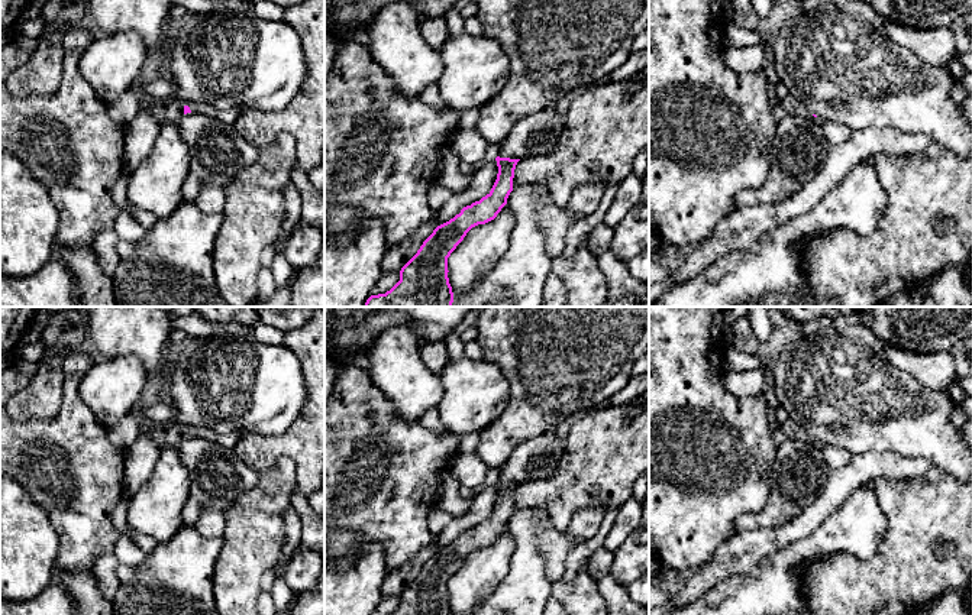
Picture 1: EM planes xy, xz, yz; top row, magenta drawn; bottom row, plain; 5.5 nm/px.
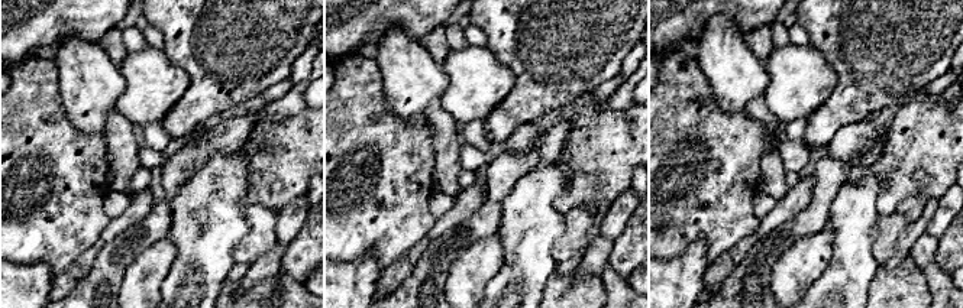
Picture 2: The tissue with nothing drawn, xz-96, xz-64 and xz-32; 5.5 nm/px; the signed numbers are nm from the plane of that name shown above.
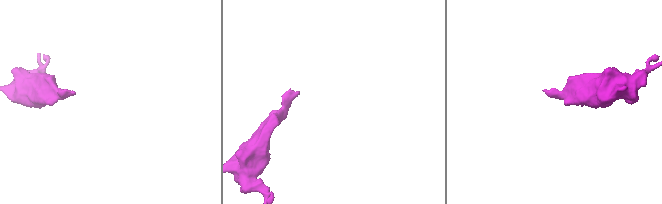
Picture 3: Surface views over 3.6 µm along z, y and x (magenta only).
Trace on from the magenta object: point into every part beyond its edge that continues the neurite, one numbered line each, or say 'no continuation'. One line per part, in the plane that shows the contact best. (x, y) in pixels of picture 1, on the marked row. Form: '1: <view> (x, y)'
1: xy (228, 116)

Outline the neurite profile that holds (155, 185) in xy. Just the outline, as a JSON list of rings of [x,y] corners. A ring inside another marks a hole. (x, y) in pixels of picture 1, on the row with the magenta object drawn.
[[[162,122],[151,153],[129,175],[127,204],[158,219],[169,217],[184,201],[190,161],[178,124]]]

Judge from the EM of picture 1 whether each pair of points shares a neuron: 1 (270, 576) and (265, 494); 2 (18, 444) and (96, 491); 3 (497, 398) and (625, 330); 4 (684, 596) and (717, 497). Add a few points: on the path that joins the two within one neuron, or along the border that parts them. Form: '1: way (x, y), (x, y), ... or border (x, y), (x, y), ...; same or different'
1: border (283, 557), (264, 573), (261, 591); different
2: way (36, 455), (65, 463), (77, 475); same
3: border (493, 362), (509, 385), (509, 403), (491, 421); different
4: border (717, 546), (693, 570); different

